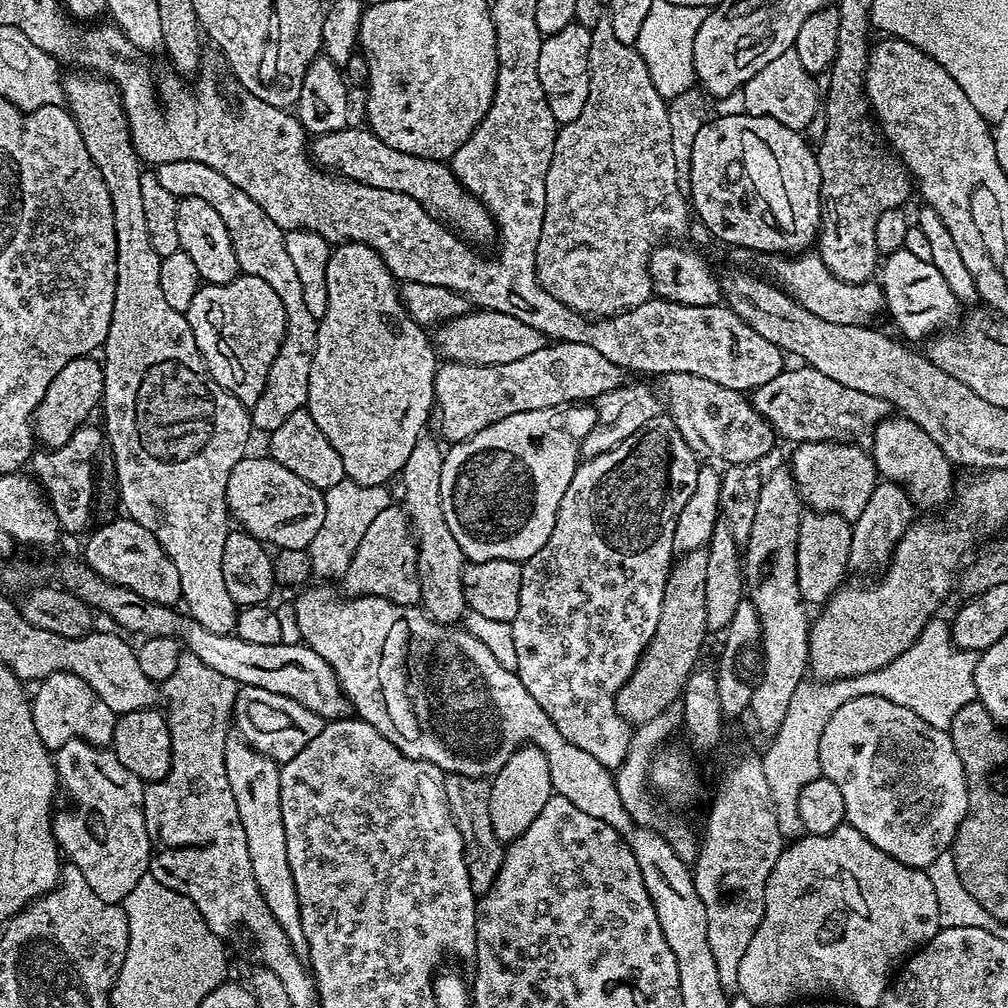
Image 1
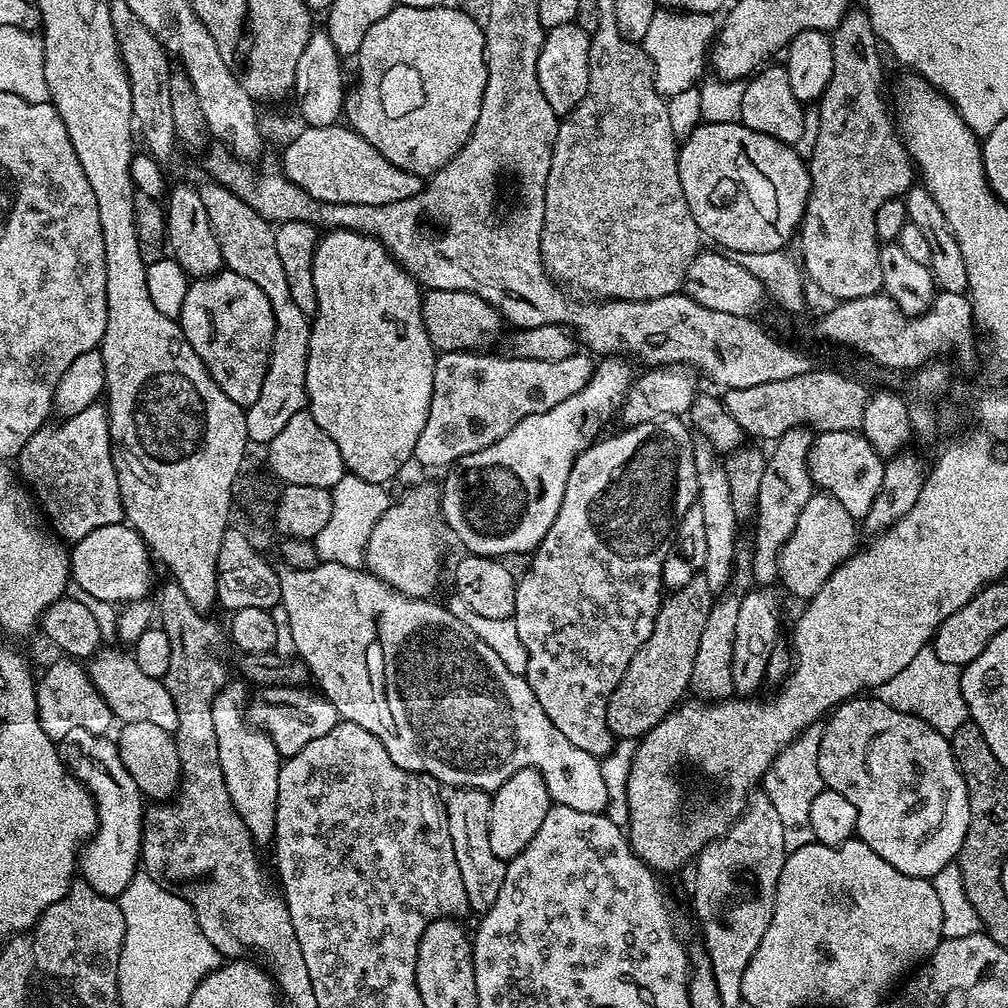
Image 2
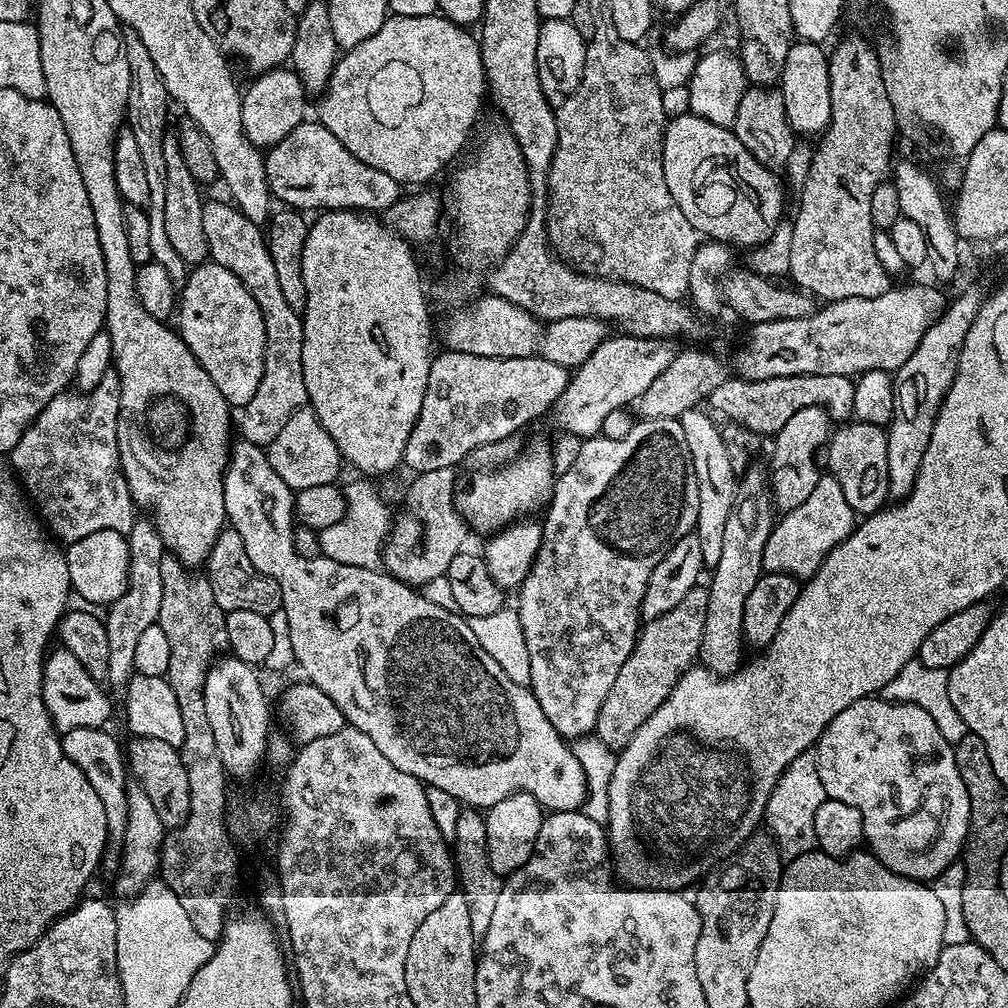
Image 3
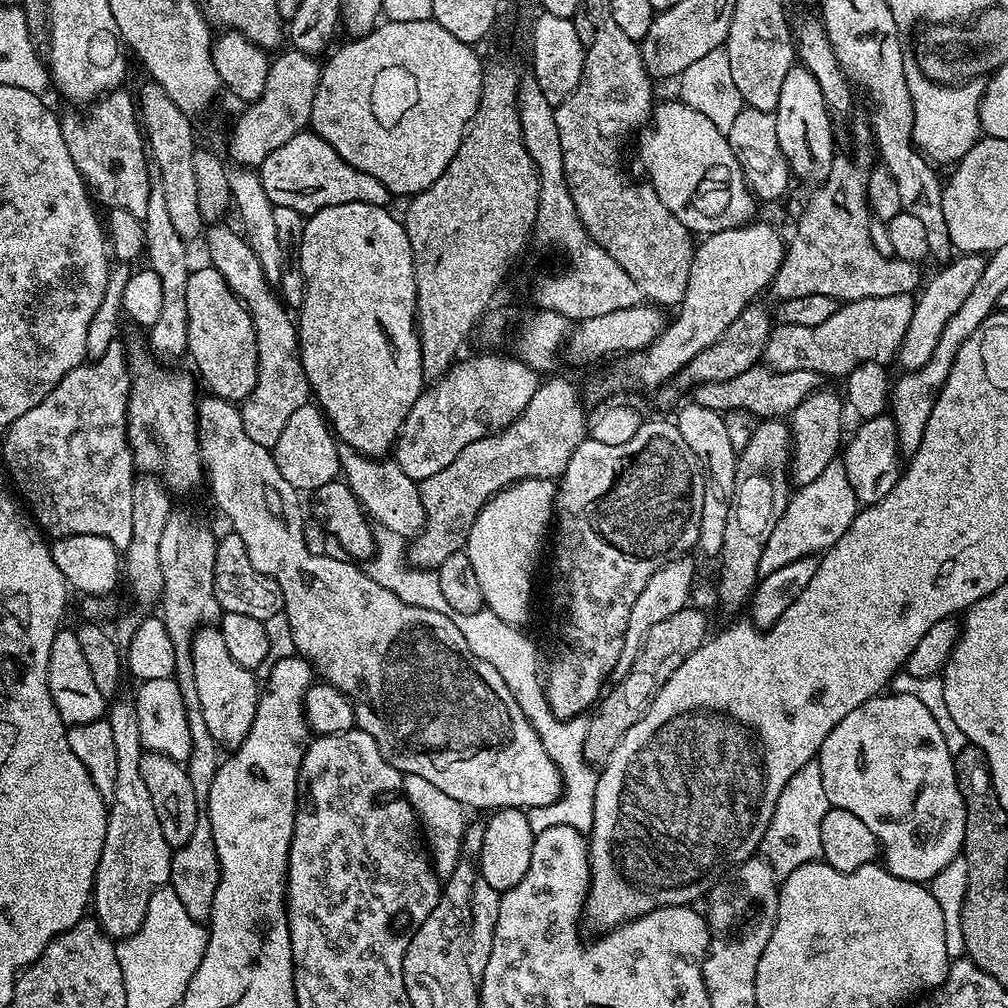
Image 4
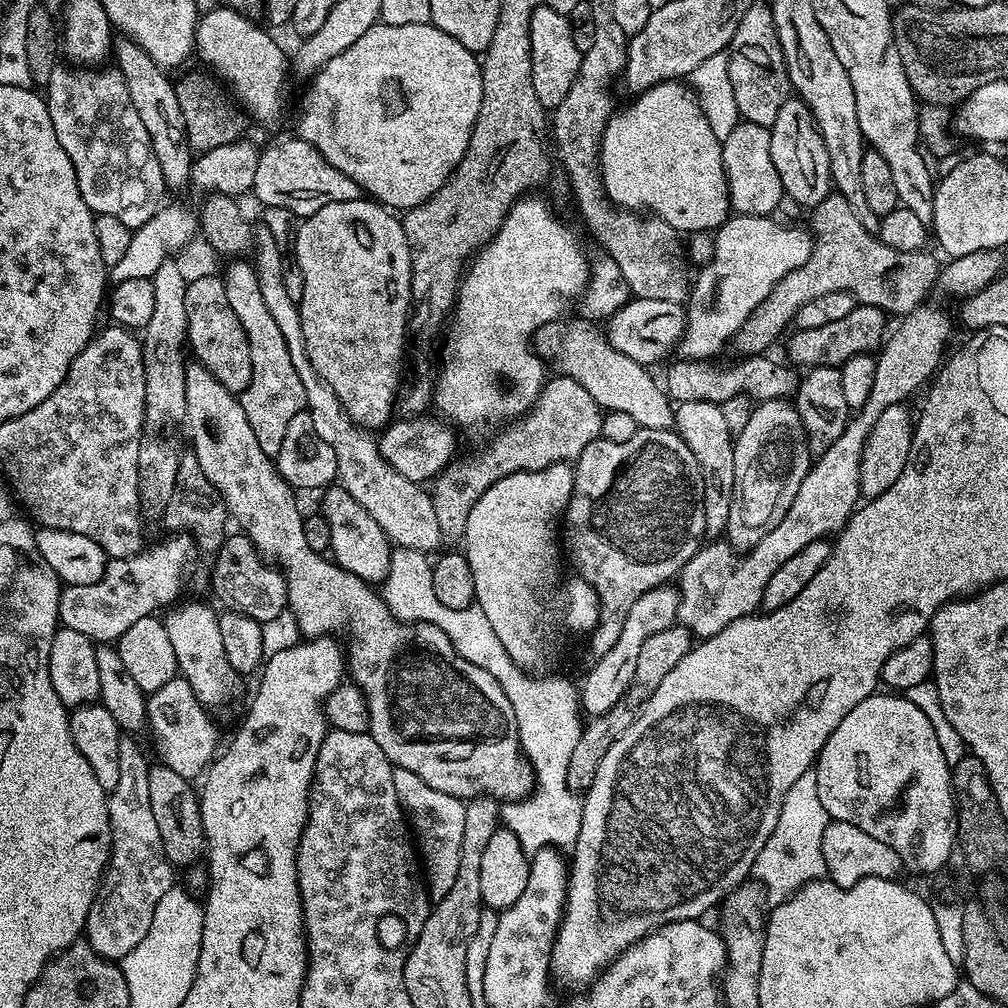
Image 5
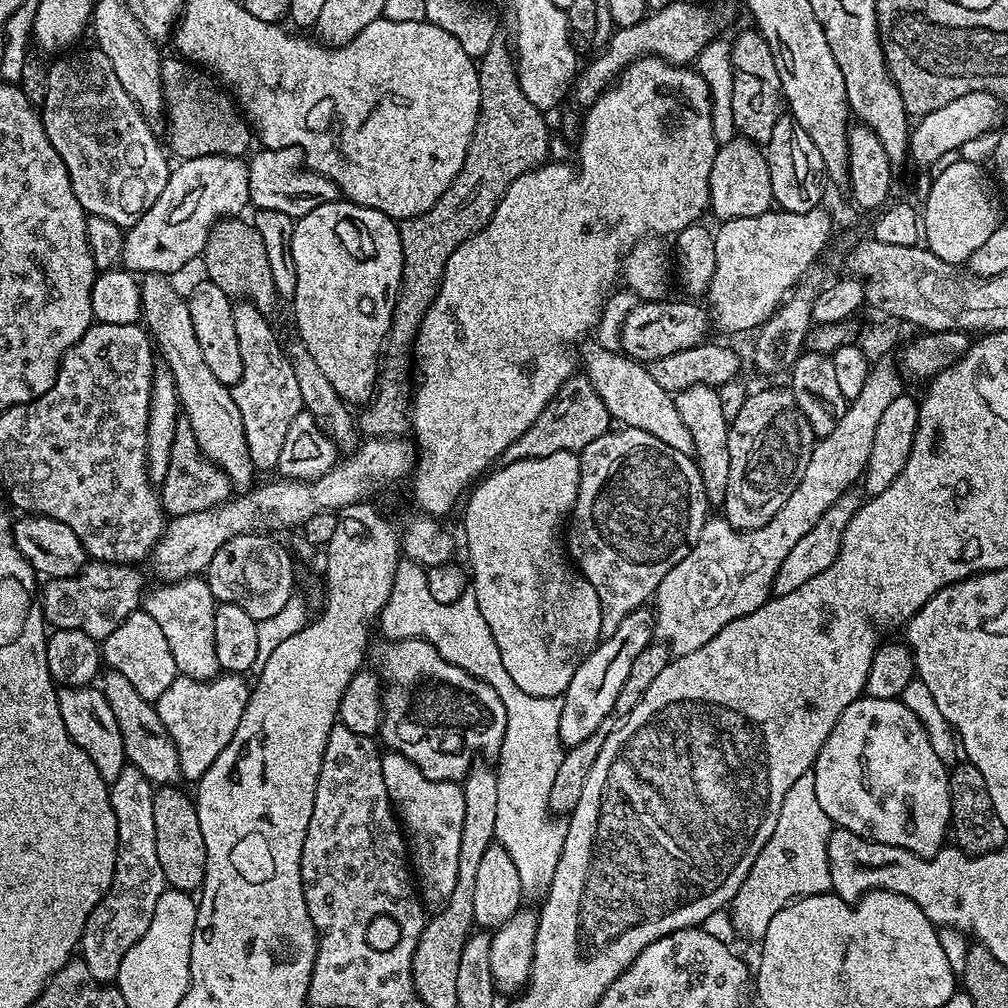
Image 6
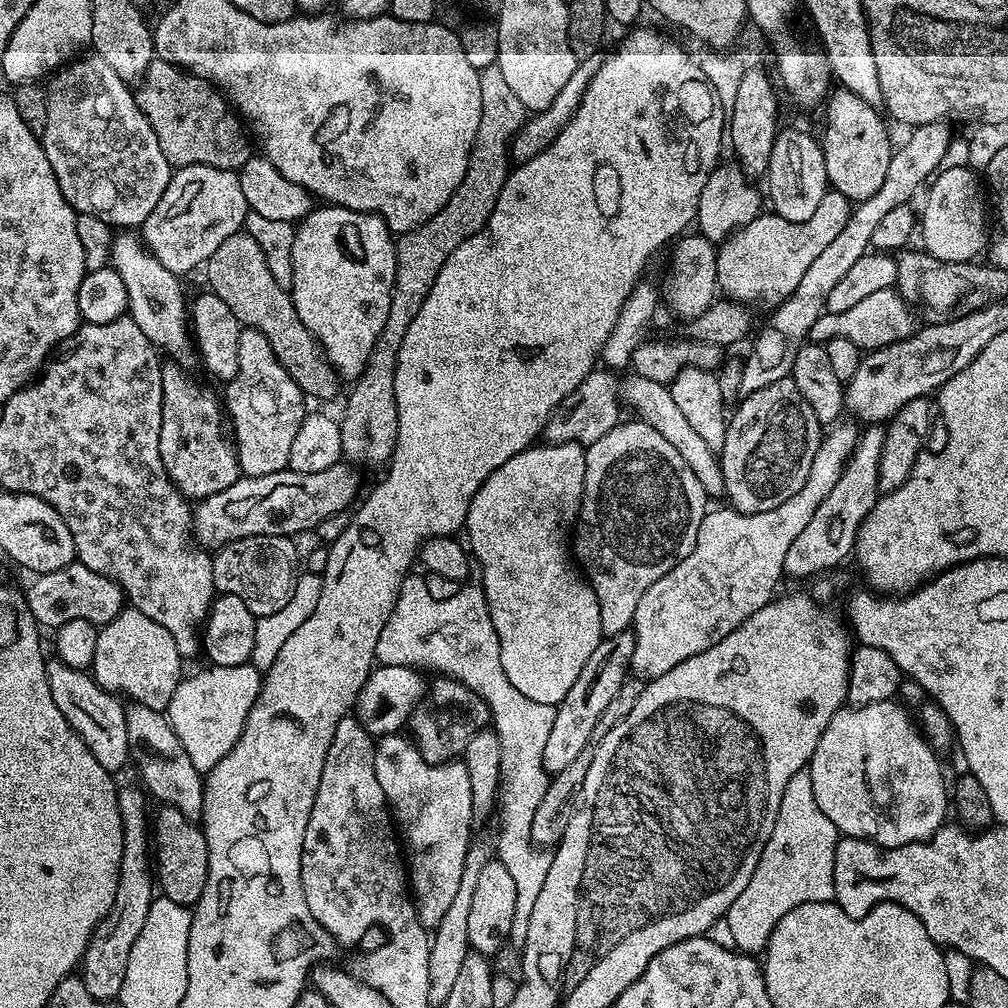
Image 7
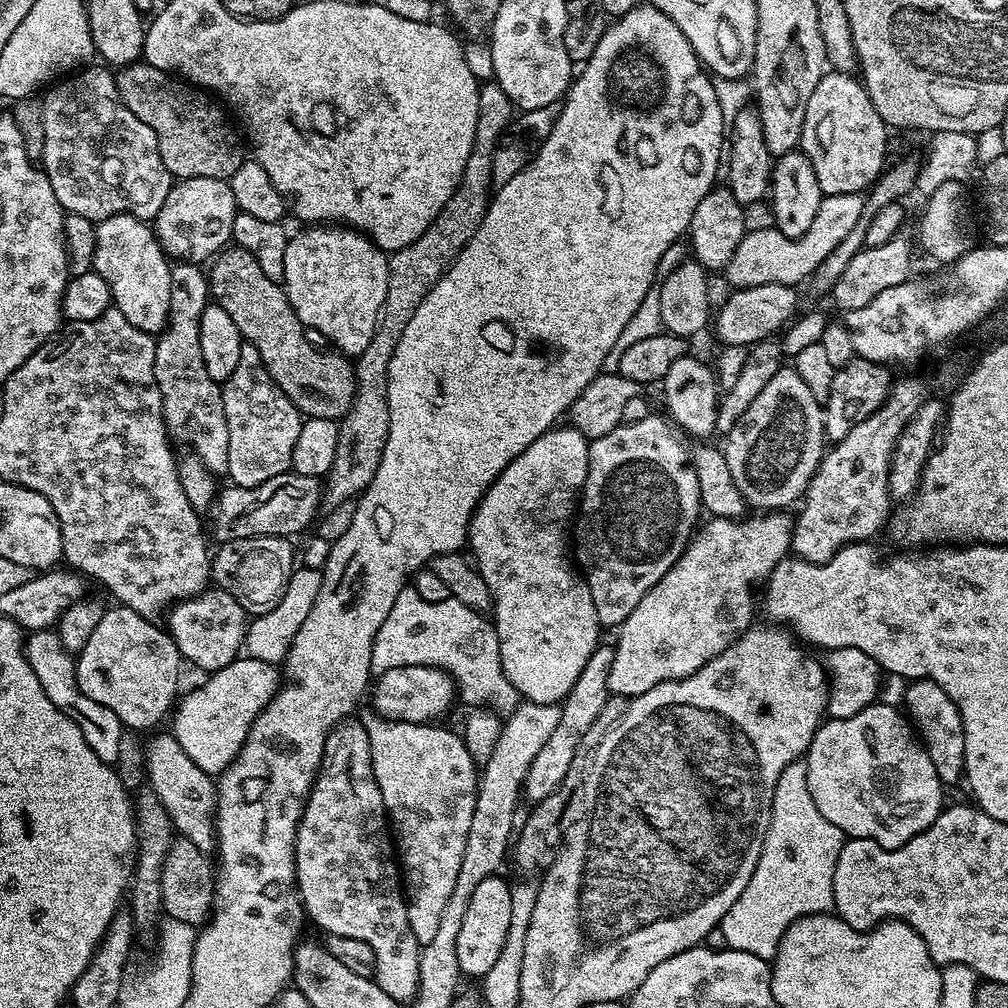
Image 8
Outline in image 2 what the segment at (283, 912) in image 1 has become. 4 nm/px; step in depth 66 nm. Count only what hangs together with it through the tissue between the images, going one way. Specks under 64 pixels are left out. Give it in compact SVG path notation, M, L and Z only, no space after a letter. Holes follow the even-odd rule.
M236 678L225 684L214 700L214 730L218 737L218 762L222 762L222 774L226 778L226 790L230 790L230 802L234 802L234 810L242 822L246 822L246 830L250 830L252 839L257 845L271 845L276 838L276 807L278 806L278 774L282 757L274 746L274 742L259 727L254 726L246 711L250 693L249 685L243 679Z

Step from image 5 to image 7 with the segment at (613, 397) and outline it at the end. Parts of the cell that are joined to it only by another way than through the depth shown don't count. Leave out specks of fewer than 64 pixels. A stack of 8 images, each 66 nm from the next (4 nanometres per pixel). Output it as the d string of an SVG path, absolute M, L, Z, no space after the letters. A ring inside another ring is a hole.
M628 374L628 377L619 385L619 390L623 403L627 407L629 404L636 411L633 412L635 419L643 420L644 423L654 426L654 430L658 430L658 434L662 434L662 438L666 438L666 442L670 442L670 446L674 446L674 450L678 450L678 454L682 454L686 466L690 466L690 470L694 470L694 478L698 478L698 482L702 482L704 493L709 498L723 497L725 495L724 475L720 457L717 451L706 446L706 441L691 428L689 420L683 416L679 406L674 403L671 387L667 384L650 382L650 378Z

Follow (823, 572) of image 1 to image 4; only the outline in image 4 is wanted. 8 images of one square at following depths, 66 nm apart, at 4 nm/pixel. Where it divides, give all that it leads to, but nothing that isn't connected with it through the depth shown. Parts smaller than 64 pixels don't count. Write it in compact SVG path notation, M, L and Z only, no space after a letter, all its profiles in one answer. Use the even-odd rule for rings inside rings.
M843 463L826 466L814 482L801 484L791 493L782 518L778 518L778 526L774 526L774 534L770 534L770 542L766 542L766 550L762 550L760 576L774 574L774 570L782 570L782 566L790 566L790 562L827 552L842 534L846 534L857 511L858 501Z

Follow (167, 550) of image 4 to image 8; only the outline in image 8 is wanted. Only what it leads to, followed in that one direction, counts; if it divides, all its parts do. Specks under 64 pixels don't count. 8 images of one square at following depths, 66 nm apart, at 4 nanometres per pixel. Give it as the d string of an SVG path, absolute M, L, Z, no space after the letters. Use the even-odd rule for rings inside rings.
M196 262L173 263L168 325L156 340L154 378L158 382L158 394L162 394L162 414L169 437L177 445L185 444L188 447L185 449L198 457L213 474L224 474L230 462L230 426L226 426L221 381L210 378L206 371L198 335L202 310L206 310L208 303L210 285L205 269Z

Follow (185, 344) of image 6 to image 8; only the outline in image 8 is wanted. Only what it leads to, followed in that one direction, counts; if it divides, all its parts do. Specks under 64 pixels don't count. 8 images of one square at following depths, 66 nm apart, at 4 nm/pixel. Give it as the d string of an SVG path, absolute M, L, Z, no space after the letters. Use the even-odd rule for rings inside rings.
M123 212L117 216L110 216L105 220L99 221L96 227L96 249L93 254L92 267L102 279L106 282L106 286L110 286L110 294L112 295L112 304L120 311L122 318L126 318L126 322L130 322L130 326L138 326L138 330L159 334L163 332L168 325L168 311L170 310L170 282L172 281L172 264L166 255L160 241L156 239L156 233L145 221L139 220L137 216L131 216L128 212Z

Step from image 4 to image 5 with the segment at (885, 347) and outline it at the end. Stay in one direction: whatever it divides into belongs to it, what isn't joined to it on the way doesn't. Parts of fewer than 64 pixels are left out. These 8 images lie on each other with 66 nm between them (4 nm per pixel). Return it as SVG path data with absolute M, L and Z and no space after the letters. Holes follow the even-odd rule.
M857 303L856 308L850 310L850 314L846 314L846 318L841 318L838 322L830 322L826 326L814 326L814 330L802 328L793 331L793 336L787 337L787 340L789 339L788 356L793 360L789 361L796 366L804 364L805 369L818 366L835 368L863 352L875 353L883 343L886 334L884 319L886 319L886 314L883 309L870 304Z

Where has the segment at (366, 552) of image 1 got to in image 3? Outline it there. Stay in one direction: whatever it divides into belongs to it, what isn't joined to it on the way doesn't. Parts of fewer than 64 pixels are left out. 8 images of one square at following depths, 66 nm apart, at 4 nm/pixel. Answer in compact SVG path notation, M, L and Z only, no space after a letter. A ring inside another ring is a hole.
M456 468L426 470L411 478L412 485L404 502L408 507L405 516L395 517L382 549L382 564L388 575L404 584L423 586L447 573L450 562L465 547L464 539L470 529L456 508Z

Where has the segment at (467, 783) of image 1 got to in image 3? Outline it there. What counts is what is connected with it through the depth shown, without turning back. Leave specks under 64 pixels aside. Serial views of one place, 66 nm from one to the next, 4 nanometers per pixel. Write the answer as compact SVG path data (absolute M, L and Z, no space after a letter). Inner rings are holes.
M469 806L461 807L458 814L458 826L454 826L454 863L458 877L459 891L466 898L466 910L470 910L470 930L478 938L484 937L490 927L498 897L502 895L504 877L498 875L494 866L490 866L488 847L486 846L486 822L483 811Z

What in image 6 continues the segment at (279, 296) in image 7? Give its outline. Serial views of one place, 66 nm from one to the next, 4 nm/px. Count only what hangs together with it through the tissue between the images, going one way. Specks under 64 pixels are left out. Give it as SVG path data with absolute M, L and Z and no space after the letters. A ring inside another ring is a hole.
M228 217L220 220L208 235L208 242L202 255L206 262L208 280L214 282L218 290L222 290L228 296L253 304L258 311L265 314L271 313L271 308L278 304L274 274L270 274L270 258L266 258L266 242L262 242L262 234L256 229L255 223L246 222L241 217Z

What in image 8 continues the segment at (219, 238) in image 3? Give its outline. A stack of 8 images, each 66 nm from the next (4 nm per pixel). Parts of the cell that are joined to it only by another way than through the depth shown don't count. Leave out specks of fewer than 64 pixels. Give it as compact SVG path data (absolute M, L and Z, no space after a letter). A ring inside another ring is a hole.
M253 344L242 346L238 370L223 381L226 426L230 426L230 462L227 479L237 488L262 486L270 478L289 471L292 467L294 442L302 423L300 411L290 402L283 390L273 382L260 354Z

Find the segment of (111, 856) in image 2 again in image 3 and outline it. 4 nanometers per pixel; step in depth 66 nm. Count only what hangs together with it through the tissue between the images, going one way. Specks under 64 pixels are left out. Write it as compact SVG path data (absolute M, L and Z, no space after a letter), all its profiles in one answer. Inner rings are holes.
M107 727L79 728L63 733L62 739L66 758L73 760L84 771L90 786L94 786L94 790L98 793L98 798L102 798L109 837L113 841L120 842L124 838L128 817L130 772L126 767L126 756L122 751L122 744L119 744L108 731Z

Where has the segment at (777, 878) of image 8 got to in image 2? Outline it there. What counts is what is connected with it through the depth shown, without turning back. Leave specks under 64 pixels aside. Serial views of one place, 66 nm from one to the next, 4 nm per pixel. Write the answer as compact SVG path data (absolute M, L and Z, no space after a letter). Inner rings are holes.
M812 722L796 733L796 737L773 758L772 765L768 767L768 773L762 781L762 790L770 798L770 802L774 802L774 811L782 822L784 847L788 850L801 848L816 840L814 830L810 826L810 802L825 789L824 779L818 770L821 731L821 725Z

